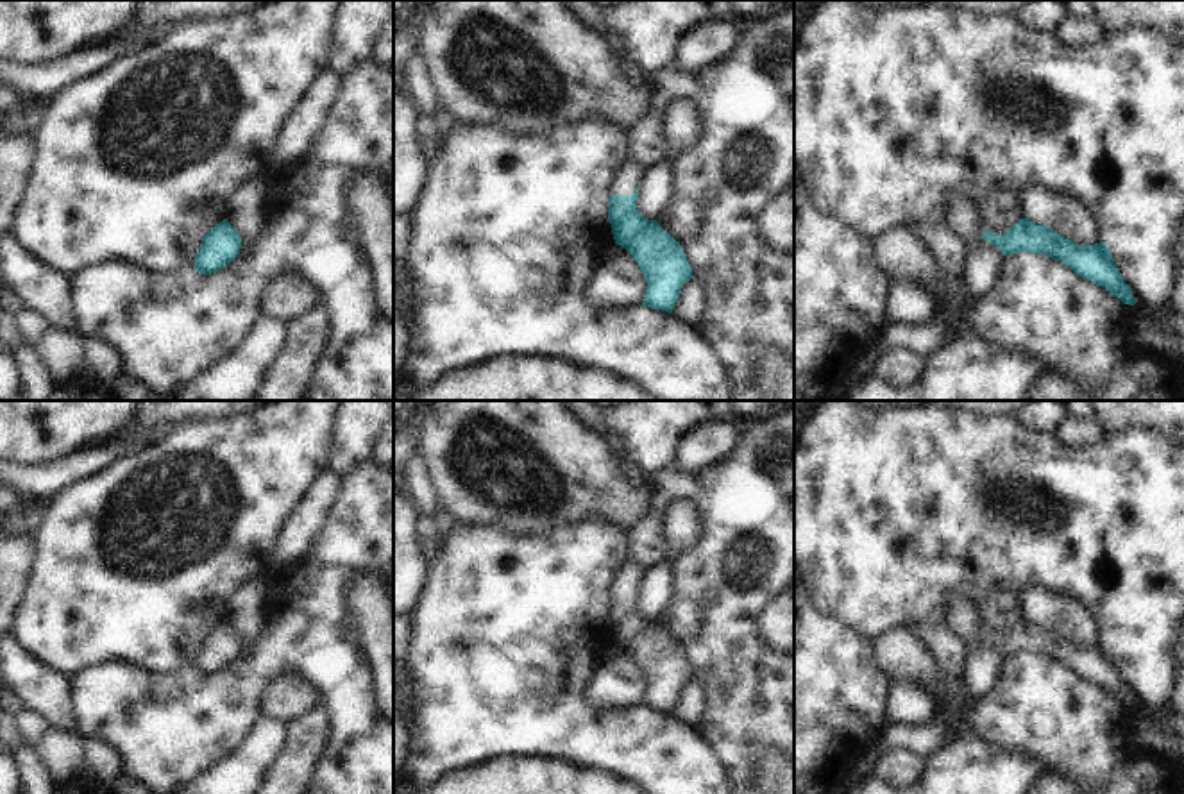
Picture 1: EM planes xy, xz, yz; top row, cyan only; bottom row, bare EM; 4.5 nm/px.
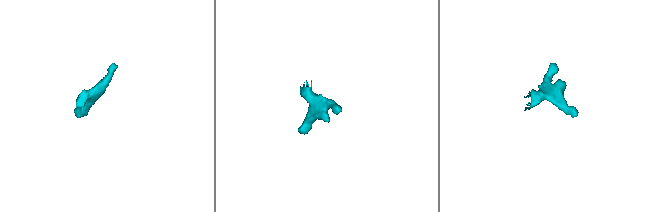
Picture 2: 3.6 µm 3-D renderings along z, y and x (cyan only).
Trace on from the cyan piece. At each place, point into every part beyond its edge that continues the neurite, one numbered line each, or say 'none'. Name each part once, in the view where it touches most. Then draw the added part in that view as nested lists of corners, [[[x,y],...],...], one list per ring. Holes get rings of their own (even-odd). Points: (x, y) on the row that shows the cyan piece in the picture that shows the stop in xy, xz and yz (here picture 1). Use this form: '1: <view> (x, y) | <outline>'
1: xz (626, 179) | [[[630,157],[617,168],[610,188],[612,195],[633,195],[644,170],[639,168]]]

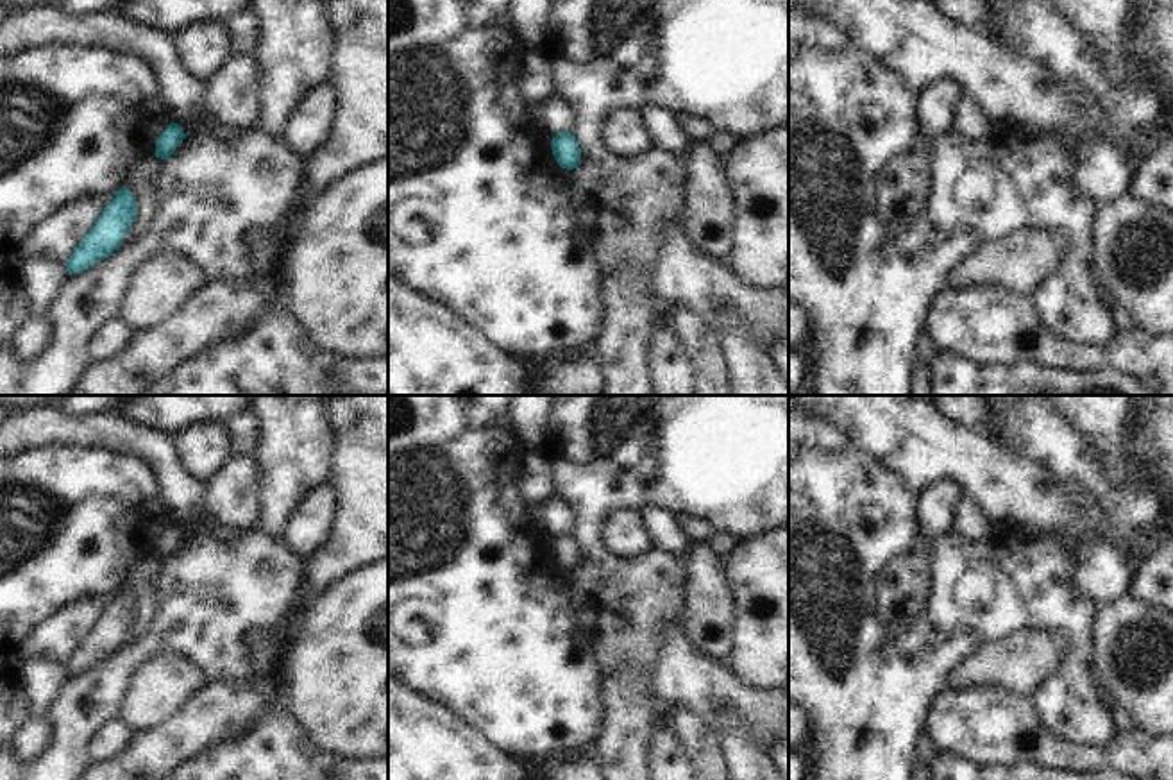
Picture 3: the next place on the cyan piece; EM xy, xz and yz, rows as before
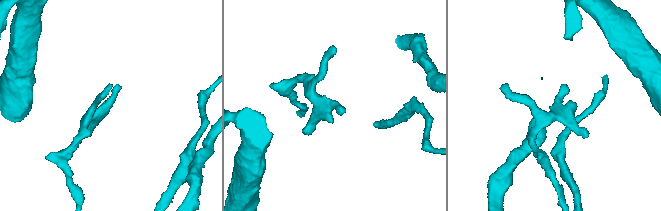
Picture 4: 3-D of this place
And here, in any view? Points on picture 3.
none

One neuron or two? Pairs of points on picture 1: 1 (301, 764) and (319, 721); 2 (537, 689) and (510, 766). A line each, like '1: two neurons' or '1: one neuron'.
1: one neuron
2: two neurons

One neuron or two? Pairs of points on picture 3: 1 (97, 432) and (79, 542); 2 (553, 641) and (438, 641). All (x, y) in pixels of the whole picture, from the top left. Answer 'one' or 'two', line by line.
1: two
2: one

